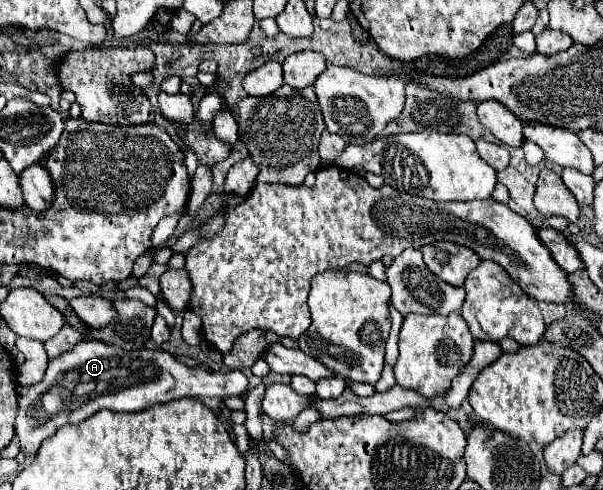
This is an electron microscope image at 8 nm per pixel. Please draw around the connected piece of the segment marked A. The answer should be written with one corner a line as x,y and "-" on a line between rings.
82,340
72,350
62,352
58,358
48,360
48,370
42,382
18,388
18,416
16,416
16,434
20,436
20,446
24,454
36,454
42,440
54,436
58,428
66,424
80,424
82,420
90,418
98,410
106,408
112,412
142,412
154,404
170,402
178,398
226,398
226,396
240,396
246,394
248,380
240,370
226,370
226,372
208,372
204,368
188,368
176,362
164,350
122,350
114,344
104,344
100,340

